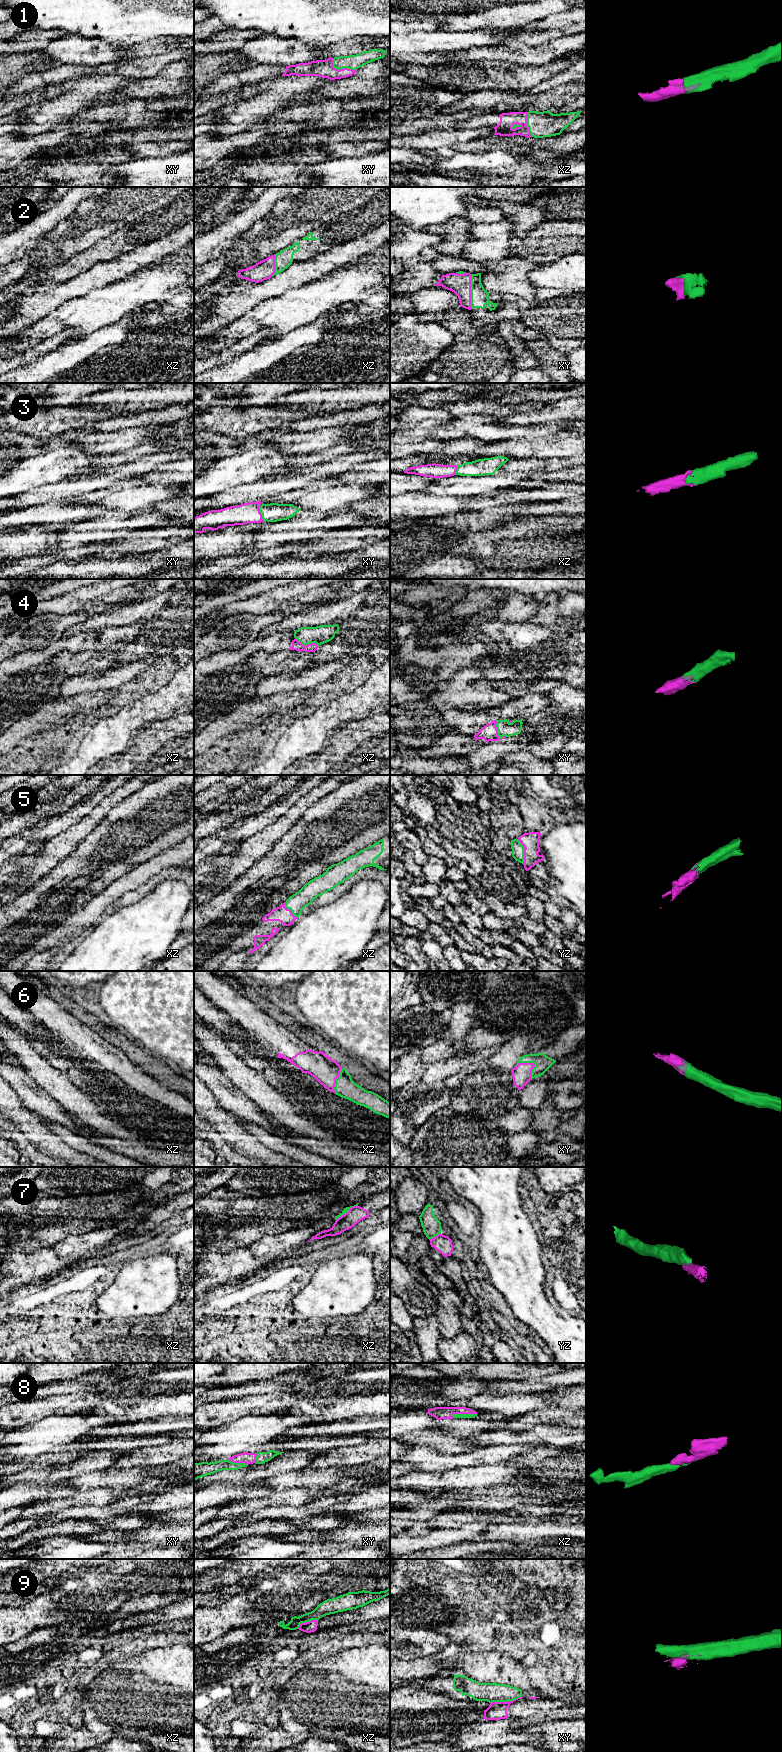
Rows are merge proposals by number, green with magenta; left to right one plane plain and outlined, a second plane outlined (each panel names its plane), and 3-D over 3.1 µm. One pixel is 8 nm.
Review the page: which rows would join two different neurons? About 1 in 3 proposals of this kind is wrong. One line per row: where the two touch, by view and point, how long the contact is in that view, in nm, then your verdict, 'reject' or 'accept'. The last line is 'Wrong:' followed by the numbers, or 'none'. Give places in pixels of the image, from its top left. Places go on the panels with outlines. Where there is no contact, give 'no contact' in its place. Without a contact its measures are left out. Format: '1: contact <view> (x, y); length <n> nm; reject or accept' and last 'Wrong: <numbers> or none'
1: contact xy (341, 68); length 220 nm; accept
2: contact xy (471, 291); length 280 nm; accept
3: contact xy (260, 512); length 140 nm; accept
4: contact xz (307, 644); length 200 nm; accept
5: contact yz (523, 851); length 200 nm; accept
6: contact xy (533, 1062); length 180 nm; accept
7: contact xz (346, 1212); length 220 nm; reject
8: contact xz (463, 1414); length 220 nm; accept
9: contact xy (505, 1701); length 260 nm; reject
Wrong: 7, 9

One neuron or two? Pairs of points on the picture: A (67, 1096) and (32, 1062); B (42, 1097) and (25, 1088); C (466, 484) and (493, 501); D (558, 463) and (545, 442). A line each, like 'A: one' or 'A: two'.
A: one
B: one
C: two
D: two

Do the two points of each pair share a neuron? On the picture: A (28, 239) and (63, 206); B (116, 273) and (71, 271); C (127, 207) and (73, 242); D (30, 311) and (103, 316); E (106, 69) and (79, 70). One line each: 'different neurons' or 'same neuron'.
A: same neuron
B: different neurons
C: same neuron
D: different neurons
E: same neuron

